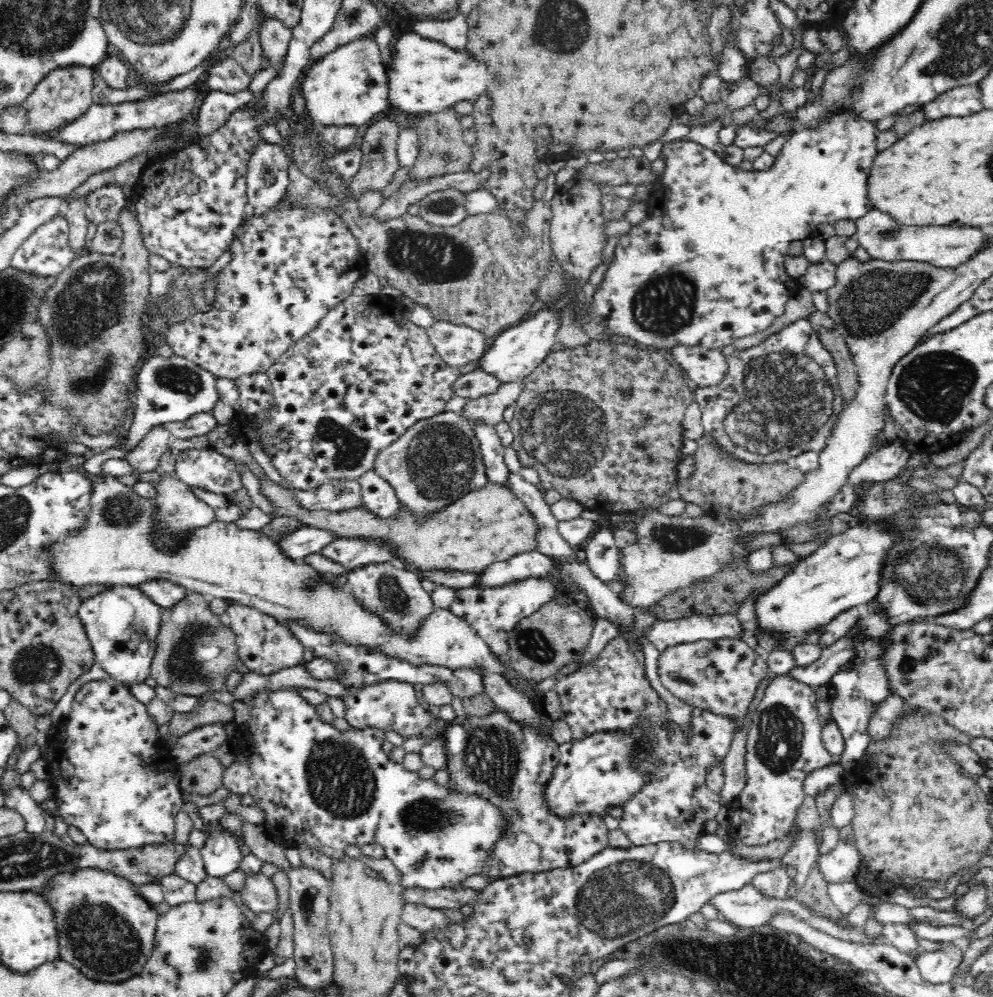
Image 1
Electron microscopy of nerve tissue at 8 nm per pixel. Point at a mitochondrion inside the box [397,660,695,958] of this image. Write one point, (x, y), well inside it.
(617, 901)

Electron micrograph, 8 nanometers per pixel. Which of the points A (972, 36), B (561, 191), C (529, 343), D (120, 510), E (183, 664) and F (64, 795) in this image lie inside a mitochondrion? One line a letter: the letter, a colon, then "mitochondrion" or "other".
A: mitochondrion
B: other
C: other
D: mitochondrion
E: mitochondrion
F: other

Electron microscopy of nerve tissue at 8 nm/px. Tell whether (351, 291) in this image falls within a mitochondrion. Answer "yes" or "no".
no

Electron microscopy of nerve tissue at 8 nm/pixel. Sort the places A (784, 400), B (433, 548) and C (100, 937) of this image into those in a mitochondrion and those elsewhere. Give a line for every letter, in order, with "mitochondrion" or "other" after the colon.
A: mitochondrion
B: other
C: mitochondrion

